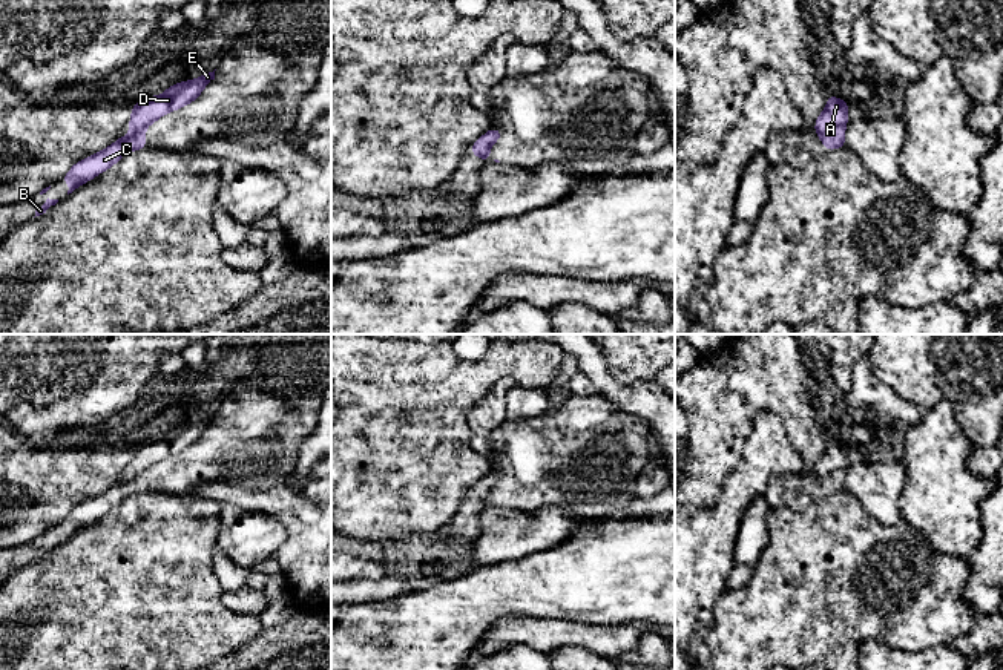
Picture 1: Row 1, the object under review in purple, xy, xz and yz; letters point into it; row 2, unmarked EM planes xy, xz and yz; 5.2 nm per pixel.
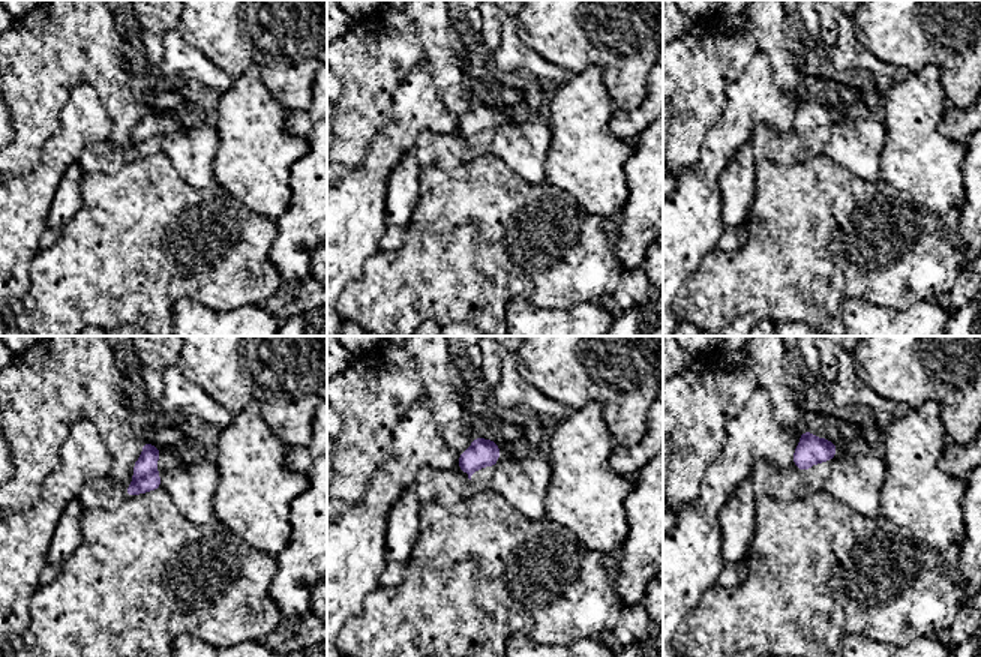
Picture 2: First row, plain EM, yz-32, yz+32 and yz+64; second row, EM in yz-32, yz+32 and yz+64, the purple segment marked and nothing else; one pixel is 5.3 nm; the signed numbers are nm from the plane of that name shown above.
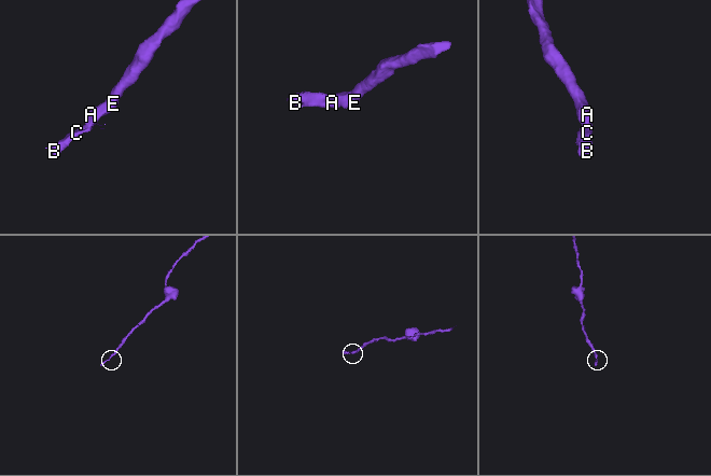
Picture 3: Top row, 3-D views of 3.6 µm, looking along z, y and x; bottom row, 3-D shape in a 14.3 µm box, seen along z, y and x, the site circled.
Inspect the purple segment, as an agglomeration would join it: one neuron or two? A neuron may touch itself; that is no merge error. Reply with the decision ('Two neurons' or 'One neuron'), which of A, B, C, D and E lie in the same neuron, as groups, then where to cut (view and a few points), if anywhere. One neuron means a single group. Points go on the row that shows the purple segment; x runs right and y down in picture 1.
Two neurons. Groups: A D E / B C. Split along yz (844, 124), (818, 135)

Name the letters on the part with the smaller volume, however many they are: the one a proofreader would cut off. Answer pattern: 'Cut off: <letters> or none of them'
Cut off: B, C

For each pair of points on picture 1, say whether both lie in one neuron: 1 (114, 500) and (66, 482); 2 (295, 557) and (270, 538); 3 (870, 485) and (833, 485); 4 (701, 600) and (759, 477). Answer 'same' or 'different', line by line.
1: different
2: different
3: different
4: same

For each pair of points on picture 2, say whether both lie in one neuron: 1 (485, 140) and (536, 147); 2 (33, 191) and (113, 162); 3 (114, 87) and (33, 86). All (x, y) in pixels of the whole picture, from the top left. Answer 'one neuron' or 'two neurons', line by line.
1: two neurons
2: two neurons
3: one neuron

